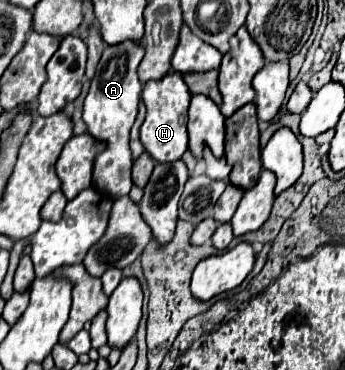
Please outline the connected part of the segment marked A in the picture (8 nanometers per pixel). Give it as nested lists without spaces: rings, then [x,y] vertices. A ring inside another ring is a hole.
[[[124,40],[122,44],[106,46],[104,54],[98,62],[94,80],[90,84],[90,92],[84,100],[84,122],[88,126],[88,132],[98,138],[106,140],[106,150],[100,152],[94,160],[94,186],[104,196],[116,200],[118,196],[126,196],[132,188],[132,156],[130,156],[130,128],[138,114],[140,94],[142,94],[142,82],[138,78],[138,64],[144,56],[144,46],[134,40]]]

